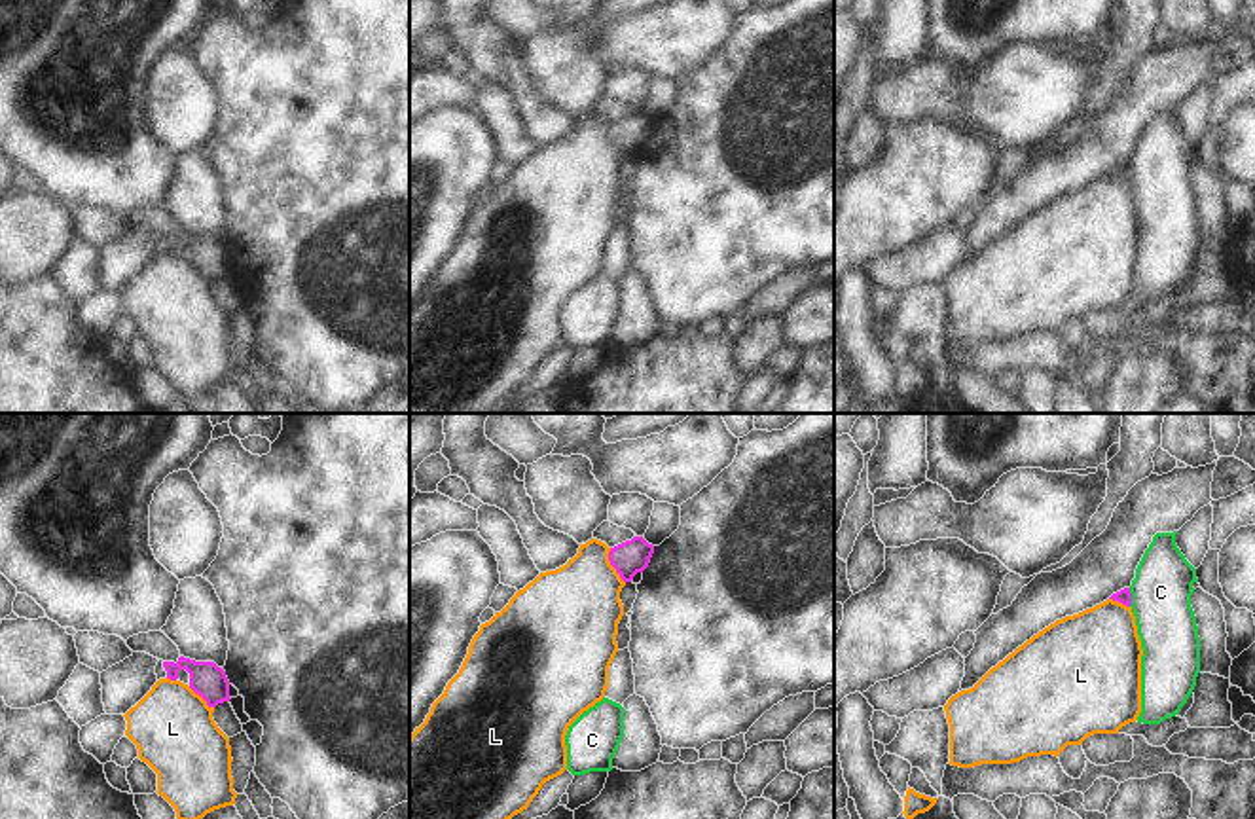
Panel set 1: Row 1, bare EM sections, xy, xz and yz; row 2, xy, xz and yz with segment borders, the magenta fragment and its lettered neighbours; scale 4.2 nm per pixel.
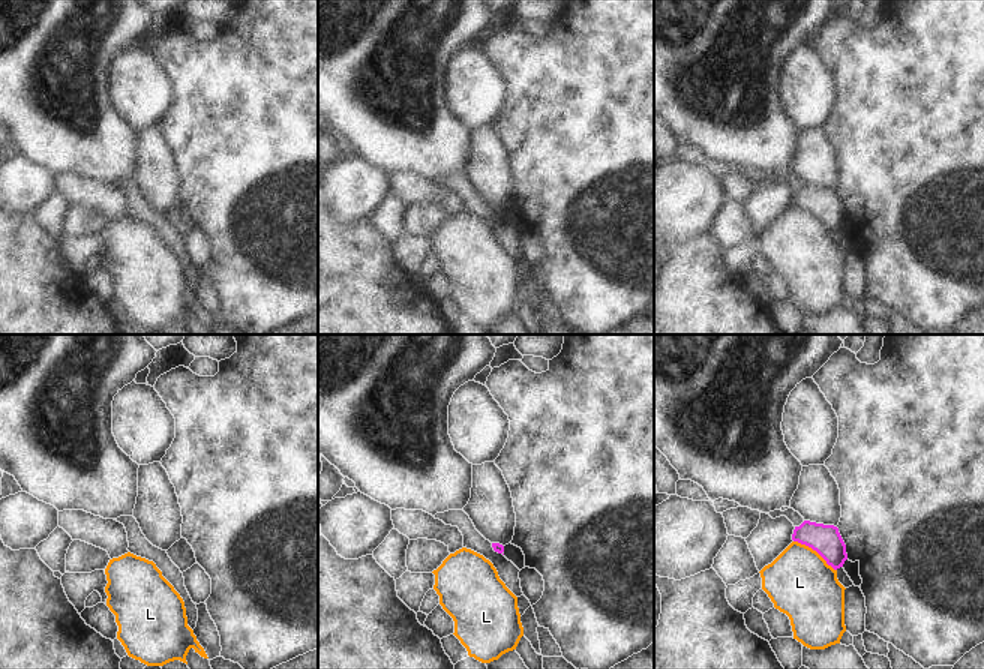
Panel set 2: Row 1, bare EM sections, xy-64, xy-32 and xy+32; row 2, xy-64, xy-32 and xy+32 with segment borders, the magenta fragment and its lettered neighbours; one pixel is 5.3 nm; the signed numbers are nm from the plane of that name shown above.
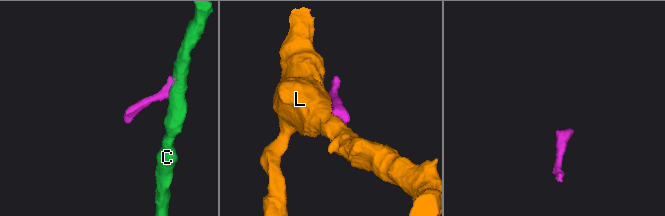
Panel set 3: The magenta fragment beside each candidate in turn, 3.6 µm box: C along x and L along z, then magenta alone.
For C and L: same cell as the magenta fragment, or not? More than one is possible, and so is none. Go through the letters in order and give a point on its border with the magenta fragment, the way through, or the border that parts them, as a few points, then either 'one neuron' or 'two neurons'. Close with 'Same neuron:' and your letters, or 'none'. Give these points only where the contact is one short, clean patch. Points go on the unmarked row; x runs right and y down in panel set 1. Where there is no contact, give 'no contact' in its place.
C: contact yz (1130, 173); border yz (1128, 163), (1130, 181); two neurons
L: contact xz (611, 139); two neurons
Same neuron: none

